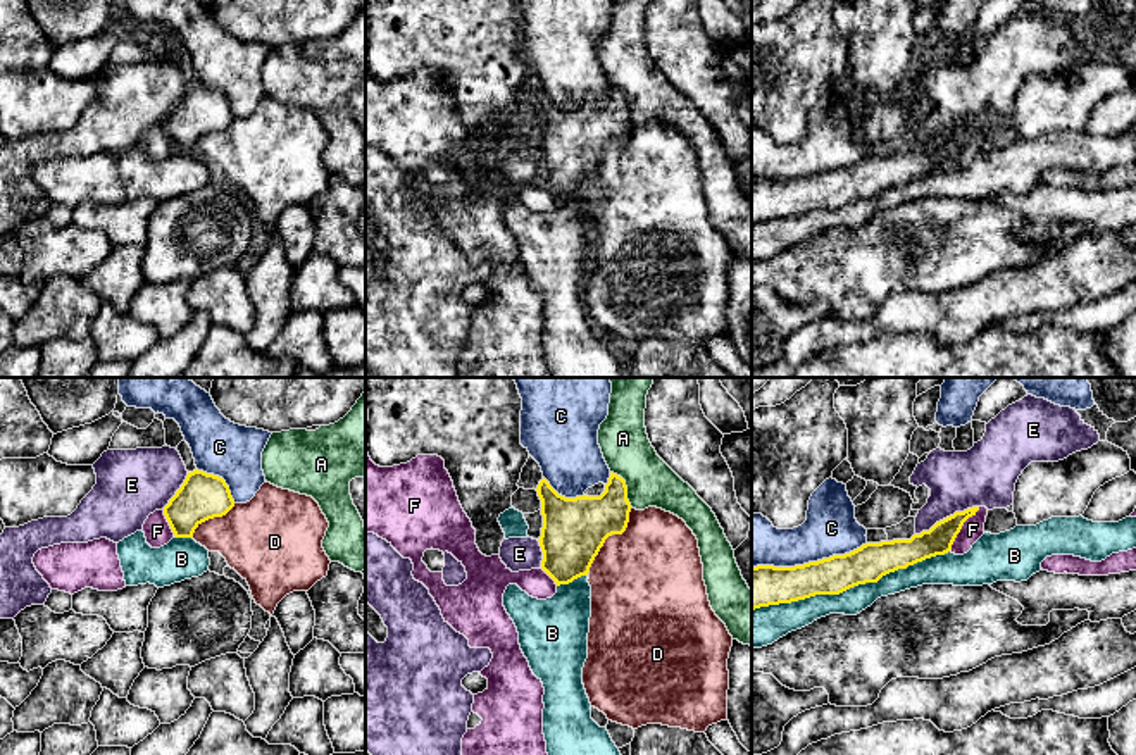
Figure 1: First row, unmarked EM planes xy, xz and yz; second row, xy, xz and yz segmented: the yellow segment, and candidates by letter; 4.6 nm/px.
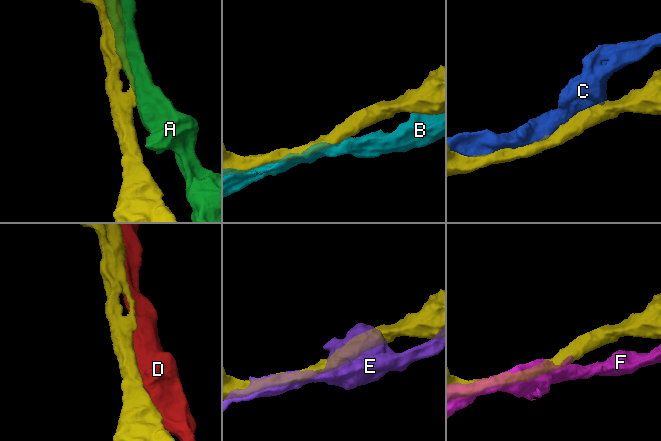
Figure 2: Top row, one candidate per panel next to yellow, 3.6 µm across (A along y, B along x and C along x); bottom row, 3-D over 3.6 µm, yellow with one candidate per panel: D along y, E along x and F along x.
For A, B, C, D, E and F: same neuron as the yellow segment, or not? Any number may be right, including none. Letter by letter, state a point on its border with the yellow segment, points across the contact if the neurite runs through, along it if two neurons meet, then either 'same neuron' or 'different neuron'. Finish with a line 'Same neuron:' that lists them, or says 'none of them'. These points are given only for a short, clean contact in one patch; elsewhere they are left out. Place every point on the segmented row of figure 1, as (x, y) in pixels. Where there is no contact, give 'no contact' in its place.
A: xz (626, 486) | different neuron
B: yz (850, 586) | different neuron
C: yz (809, 562) | different neuron
D: xz (611, 535) | different neuron
E: yz (947, 517) | different neuron
F: yz (961, 528) | along yz (979, 507), (964, 523), (948, 550) | different neuron
Same neuron: none of them

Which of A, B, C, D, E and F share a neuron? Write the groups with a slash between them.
A / B / C / D / E / F

